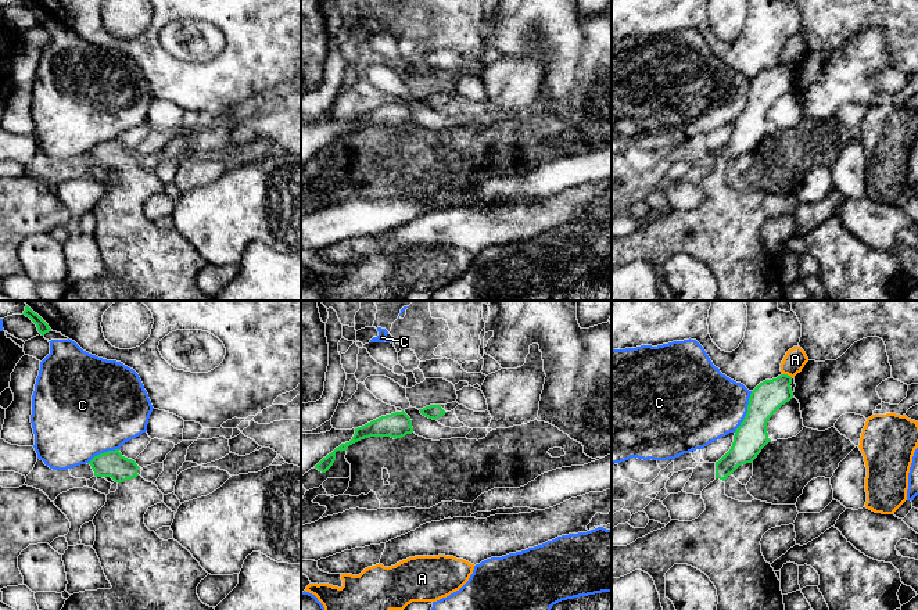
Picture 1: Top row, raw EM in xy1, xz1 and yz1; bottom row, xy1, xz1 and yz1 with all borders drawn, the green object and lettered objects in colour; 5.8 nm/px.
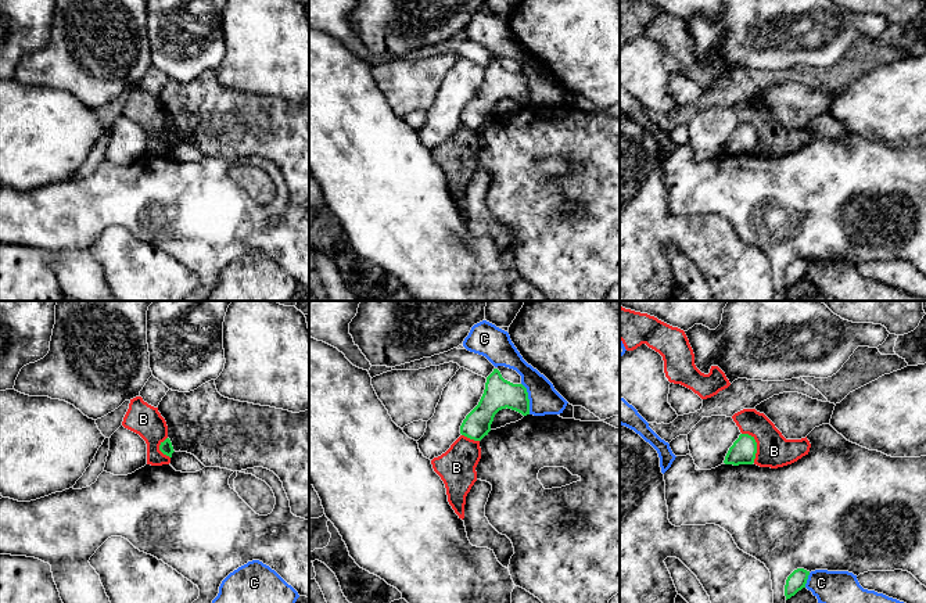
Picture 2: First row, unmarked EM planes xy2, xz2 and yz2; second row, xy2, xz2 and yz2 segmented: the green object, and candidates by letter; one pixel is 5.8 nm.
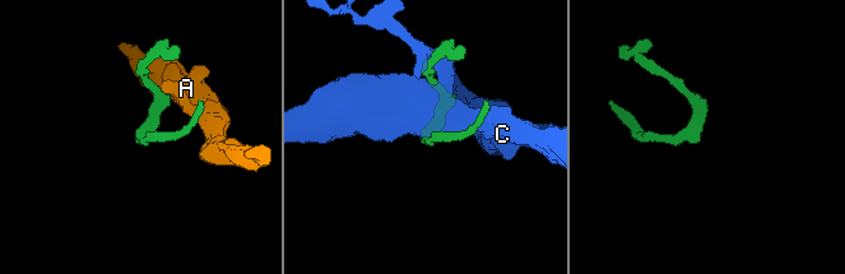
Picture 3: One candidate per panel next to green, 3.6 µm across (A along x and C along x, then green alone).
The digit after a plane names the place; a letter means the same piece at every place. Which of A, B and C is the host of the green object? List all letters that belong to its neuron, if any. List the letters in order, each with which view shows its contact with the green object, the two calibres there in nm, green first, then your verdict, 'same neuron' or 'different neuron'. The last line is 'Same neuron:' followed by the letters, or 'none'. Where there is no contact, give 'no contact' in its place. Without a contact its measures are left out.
A: contact in yz1; calibres 180 and 130 nm; different neuron
B: contact in yz2; calibres 150 and 200 nm; different neuron
C: contact in yz1; calibres 190 and 420 nm; different neuron
Same neuron: none

